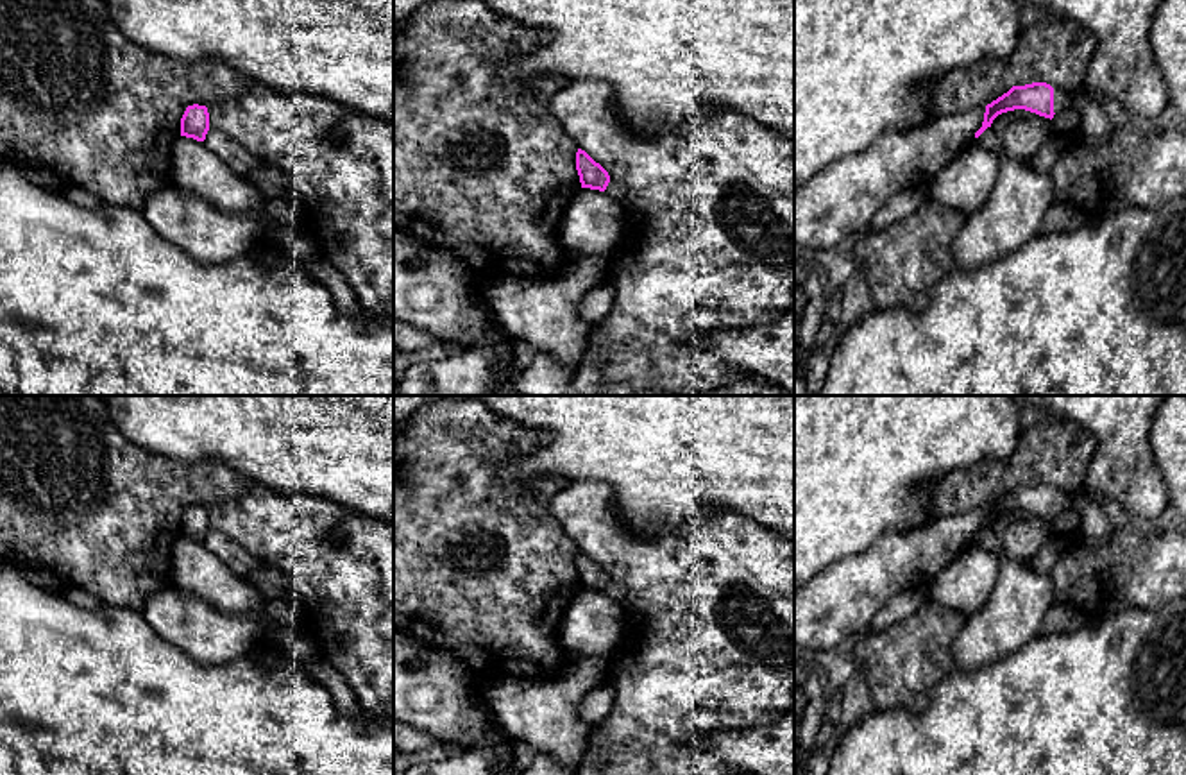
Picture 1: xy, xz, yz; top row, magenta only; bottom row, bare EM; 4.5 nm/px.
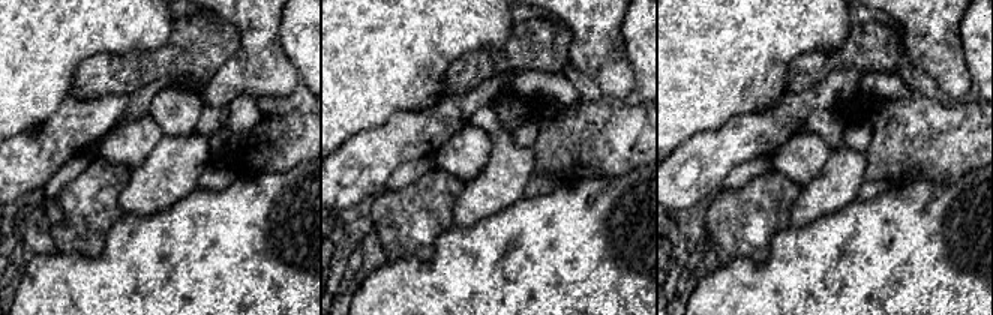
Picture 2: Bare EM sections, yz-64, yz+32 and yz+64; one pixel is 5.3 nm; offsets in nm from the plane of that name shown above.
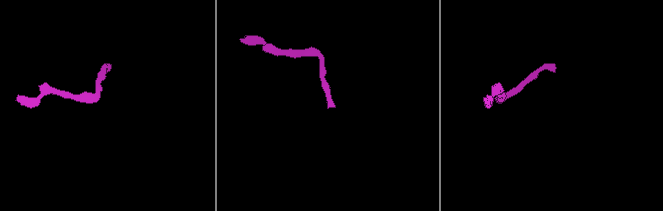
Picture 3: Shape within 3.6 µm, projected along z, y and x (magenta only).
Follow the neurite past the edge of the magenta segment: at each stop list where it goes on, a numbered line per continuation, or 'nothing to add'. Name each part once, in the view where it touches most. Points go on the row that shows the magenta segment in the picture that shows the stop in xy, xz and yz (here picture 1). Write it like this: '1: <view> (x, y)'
1: yz (1095, 124)

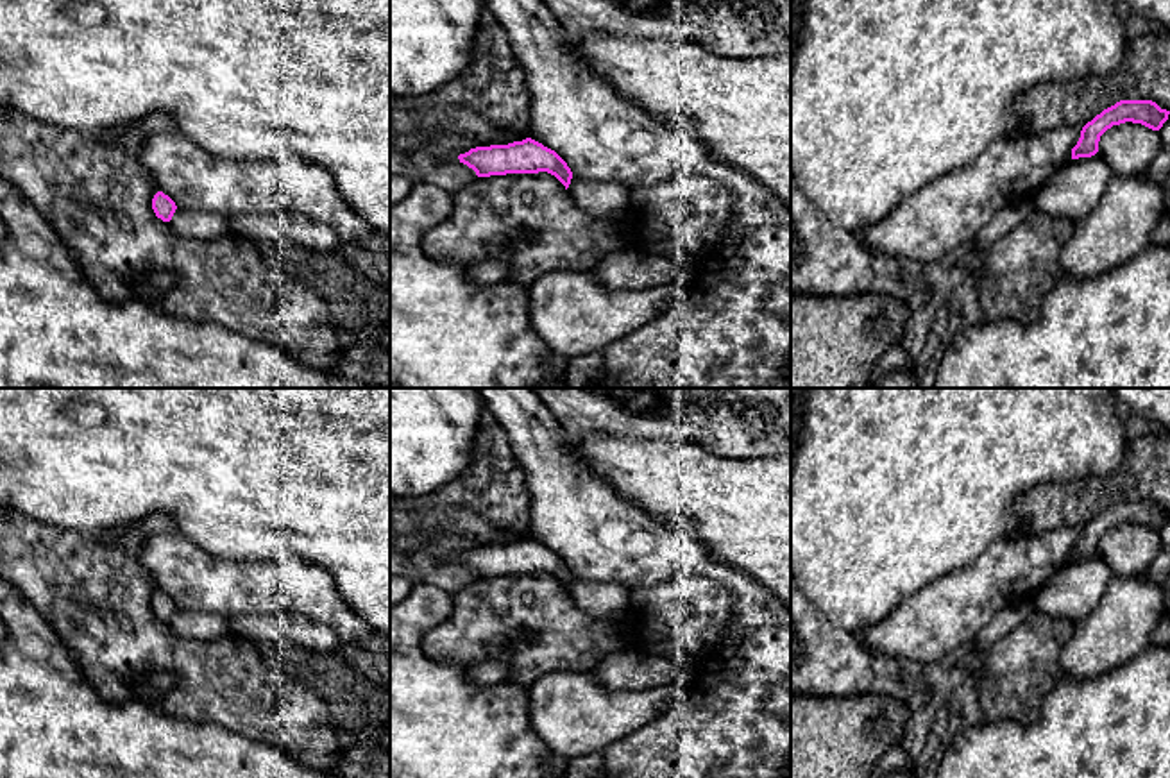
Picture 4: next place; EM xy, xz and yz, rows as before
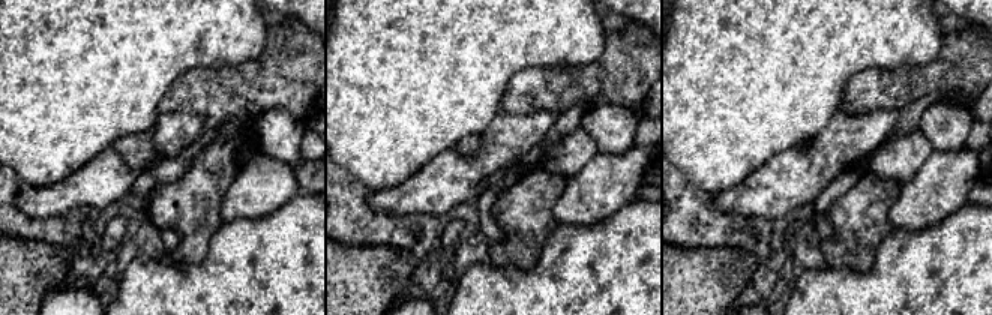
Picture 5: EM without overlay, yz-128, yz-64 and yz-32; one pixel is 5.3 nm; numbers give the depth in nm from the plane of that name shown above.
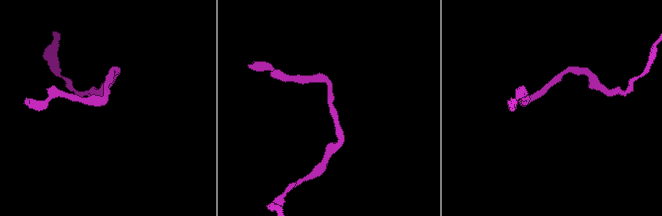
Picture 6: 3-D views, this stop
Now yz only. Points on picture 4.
nothing to add

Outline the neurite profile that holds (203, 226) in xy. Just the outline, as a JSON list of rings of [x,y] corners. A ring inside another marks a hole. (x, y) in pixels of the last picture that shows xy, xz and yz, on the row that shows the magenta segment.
[[[175,209],[172,229],[188,240],[209,241],[229,233],[227,220],[216,213]]]

